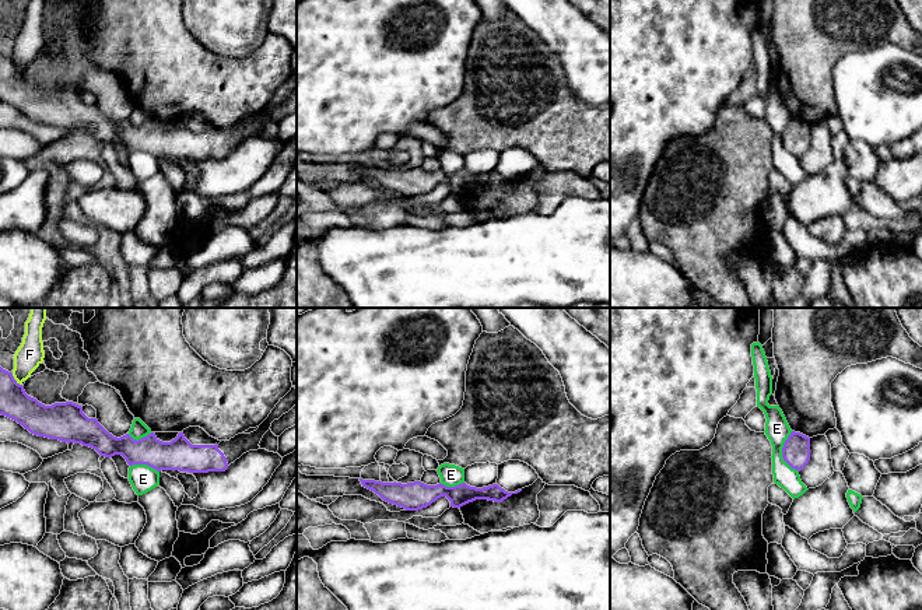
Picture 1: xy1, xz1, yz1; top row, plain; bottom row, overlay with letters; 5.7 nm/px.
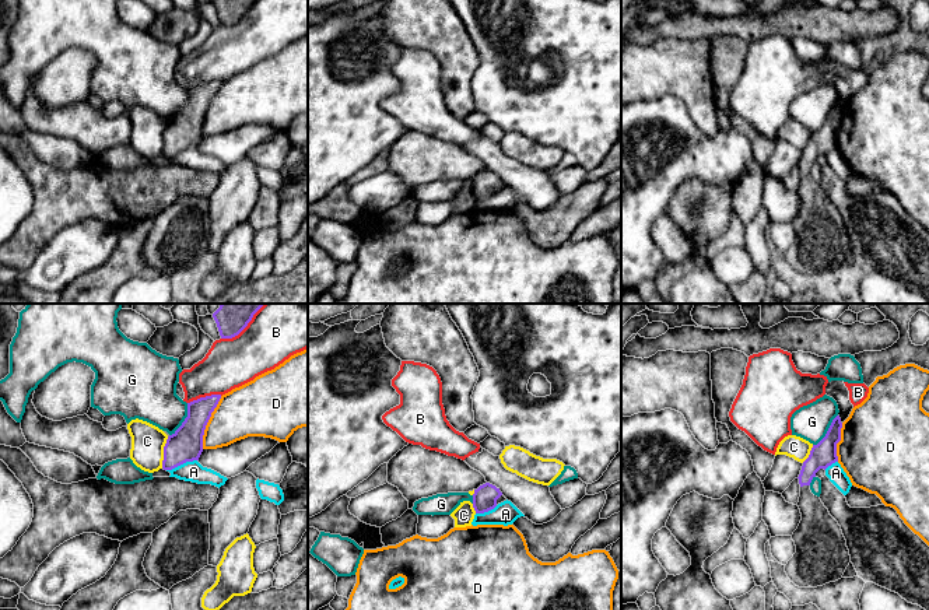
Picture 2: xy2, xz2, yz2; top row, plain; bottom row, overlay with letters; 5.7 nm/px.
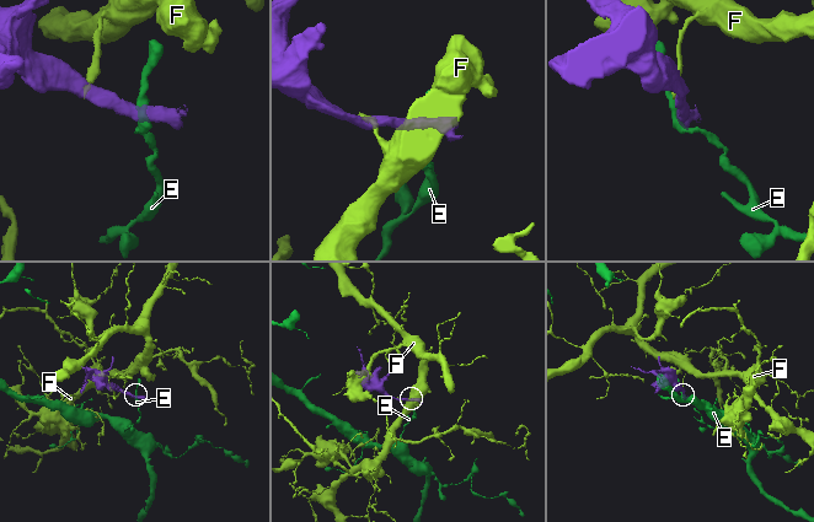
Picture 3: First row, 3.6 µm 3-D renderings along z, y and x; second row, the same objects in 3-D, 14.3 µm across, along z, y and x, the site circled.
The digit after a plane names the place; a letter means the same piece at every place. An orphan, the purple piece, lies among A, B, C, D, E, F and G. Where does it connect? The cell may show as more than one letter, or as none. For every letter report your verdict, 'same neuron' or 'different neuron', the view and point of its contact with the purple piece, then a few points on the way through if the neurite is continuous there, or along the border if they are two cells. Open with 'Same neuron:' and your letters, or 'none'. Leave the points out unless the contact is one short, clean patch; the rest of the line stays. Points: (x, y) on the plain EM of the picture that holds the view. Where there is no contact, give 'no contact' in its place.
Same neuron: none
A: different neuron | xy2 (181, 150) | along xy2 (196, 146), (186, 147), (167, 157)
B: different neuron | xy2 (239, 18)
C: different neuron | xy2 (164, 139) | along xy2 (168, 123), (164, 132), (161, 154)
D: different neuron | xy2 (207, 108)
E: different neuron | yz1 (782, 139) | along yz1 (791, 118), (782, 135), (782, 144), (798, 158)
F: different neuron | xy1 (14, 66) | along xy1 (11, 60), (21, 72)
G: different neuron | xy2 (185, 107)

